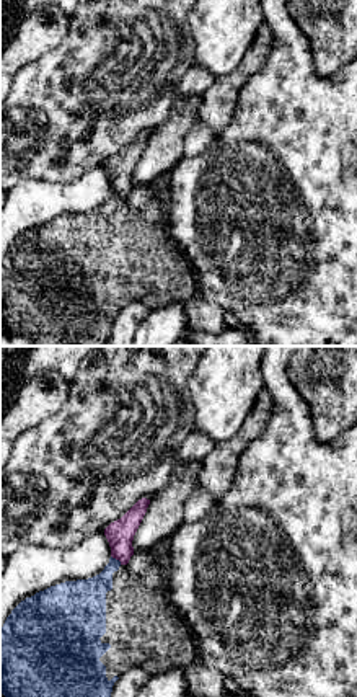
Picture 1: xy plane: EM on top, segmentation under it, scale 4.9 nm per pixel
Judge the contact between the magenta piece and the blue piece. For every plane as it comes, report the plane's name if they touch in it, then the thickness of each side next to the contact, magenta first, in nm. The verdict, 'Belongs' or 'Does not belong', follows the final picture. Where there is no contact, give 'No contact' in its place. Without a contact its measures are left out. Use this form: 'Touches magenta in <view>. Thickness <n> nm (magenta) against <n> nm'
Touches magenta in xy. Thickness 140 nm (magenta) against 190 nm

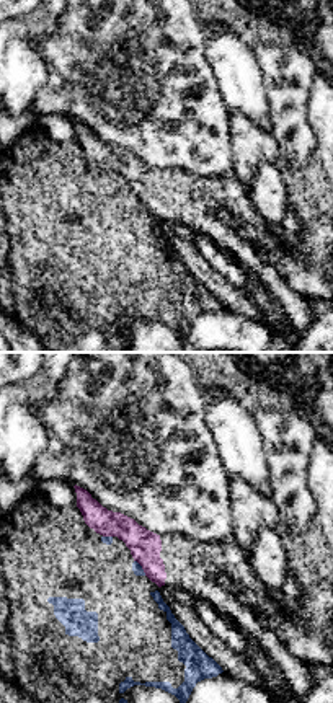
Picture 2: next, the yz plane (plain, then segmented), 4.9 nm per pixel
Touches magenta in yz. Thickness 150 nm (magenta) against 50 nm

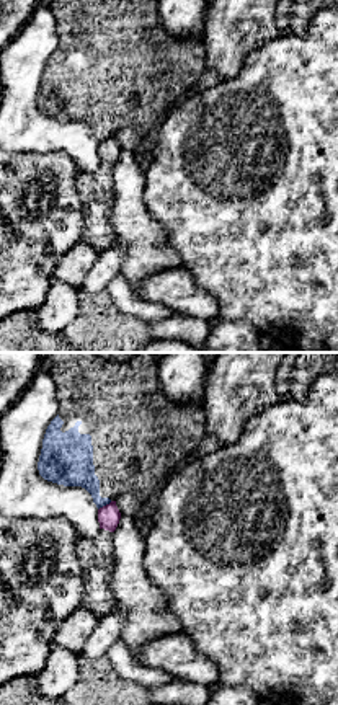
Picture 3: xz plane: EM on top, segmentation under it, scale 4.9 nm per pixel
Touches magenta in xz. Thickness 110 nm (magenta) against 190 nm

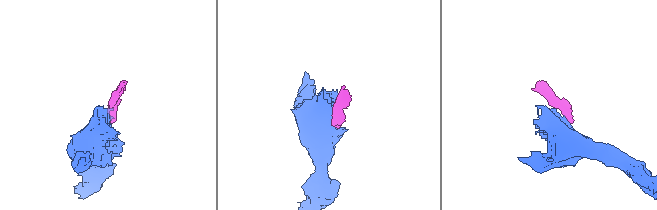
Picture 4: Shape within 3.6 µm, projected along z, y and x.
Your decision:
Does not belong

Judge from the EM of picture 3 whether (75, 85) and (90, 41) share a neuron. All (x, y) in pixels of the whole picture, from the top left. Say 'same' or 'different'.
same

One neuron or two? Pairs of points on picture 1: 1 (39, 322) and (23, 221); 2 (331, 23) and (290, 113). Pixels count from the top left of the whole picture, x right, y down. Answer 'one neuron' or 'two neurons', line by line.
1: two neurons
2: two neurons

